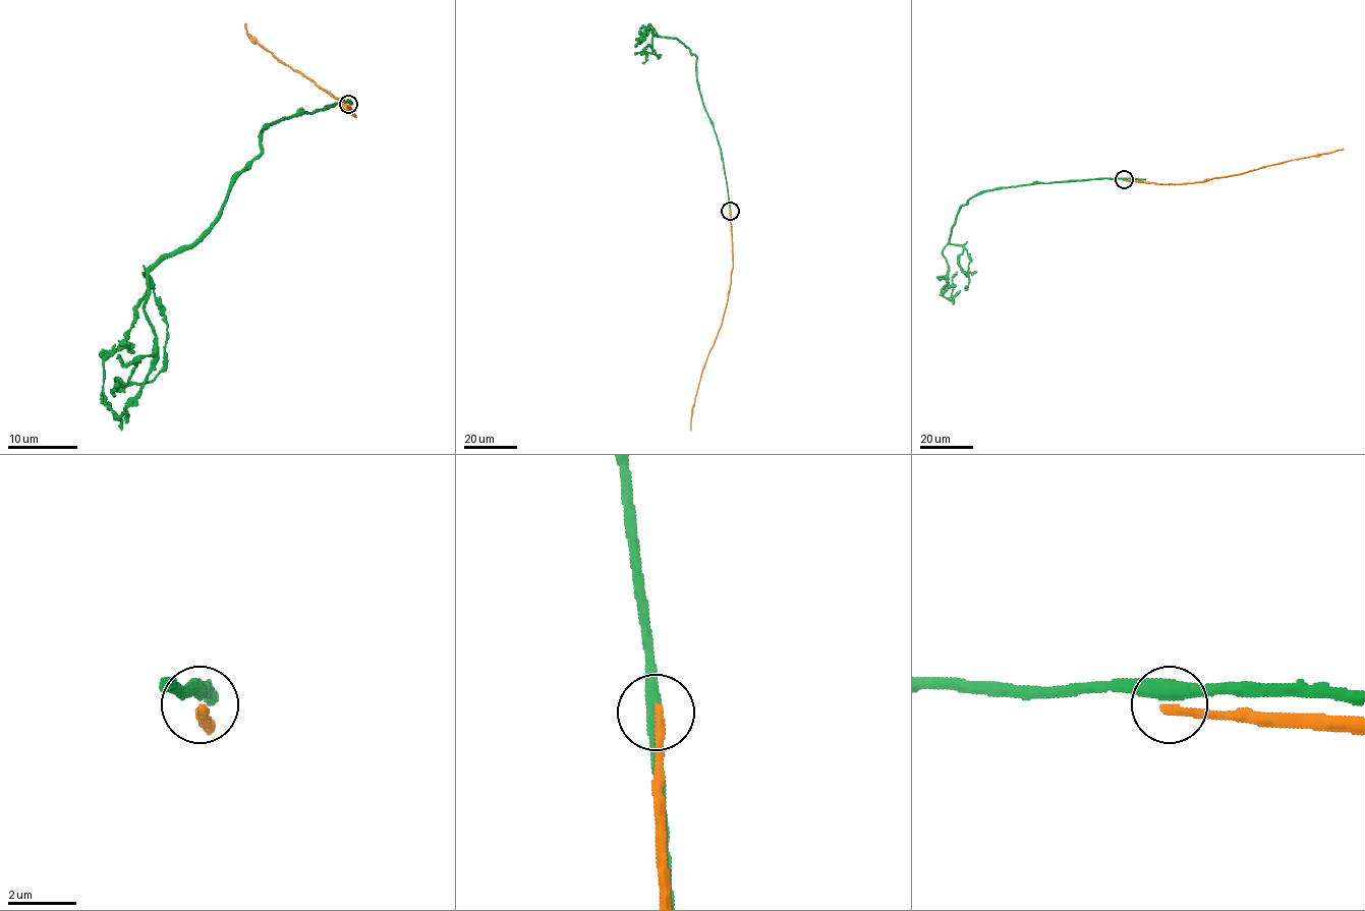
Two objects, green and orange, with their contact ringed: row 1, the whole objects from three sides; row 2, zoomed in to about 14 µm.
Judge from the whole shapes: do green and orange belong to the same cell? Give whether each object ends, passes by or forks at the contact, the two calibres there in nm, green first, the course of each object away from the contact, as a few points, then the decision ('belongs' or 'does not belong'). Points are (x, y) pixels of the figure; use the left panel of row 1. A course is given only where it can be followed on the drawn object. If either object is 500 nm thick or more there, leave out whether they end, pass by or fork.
green passes by | orange ends | 400/240 nm | green via (348, 104), (271, 123), (222, 214), (149, 272), (154, 367), (119, 414), (104, 394), (104, 359), (116, 343) | orange via (348, 104), (355, 116), (341, 100), (268, 51), (250, 36), (245, 29), (246, 23) | does not belong

